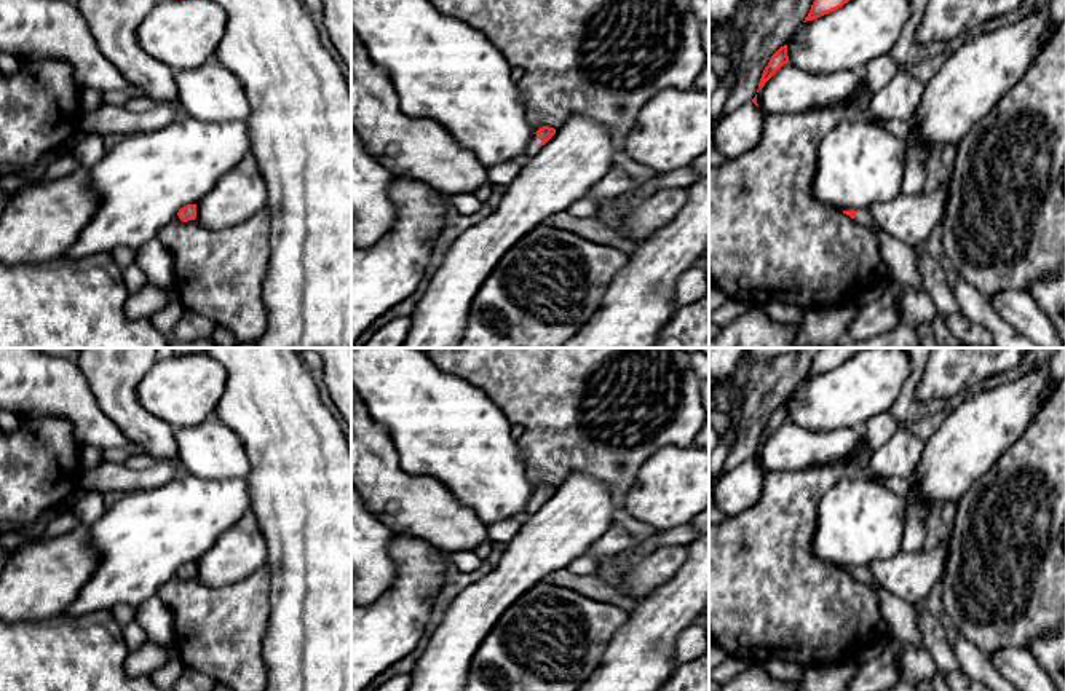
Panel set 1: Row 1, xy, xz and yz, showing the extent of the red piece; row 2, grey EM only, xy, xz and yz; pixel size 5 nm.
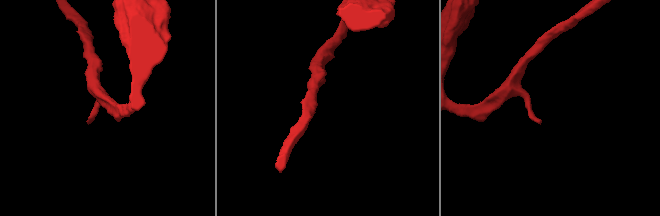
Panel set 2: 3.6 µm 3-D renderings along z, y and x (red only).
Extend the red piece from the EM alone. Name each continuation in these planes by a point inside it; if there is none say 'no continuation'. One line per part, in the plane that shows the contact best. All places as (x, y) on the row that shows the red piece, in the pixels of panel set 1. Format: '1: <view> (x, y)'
1: xz (535, 144)

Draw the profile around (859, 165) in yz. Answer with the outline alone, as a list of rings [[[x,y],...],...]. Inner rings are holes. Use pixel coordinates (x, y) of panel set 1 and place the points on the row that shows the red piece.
[[[846,116],[819,145],[813,196],[840,212],[885,204],[901,193],[905,153],[907,140]]]

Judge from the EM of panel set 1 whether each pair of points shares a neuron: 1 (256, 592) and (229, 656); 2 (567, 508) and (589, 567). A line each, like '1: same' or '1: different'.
1: same
2: different

